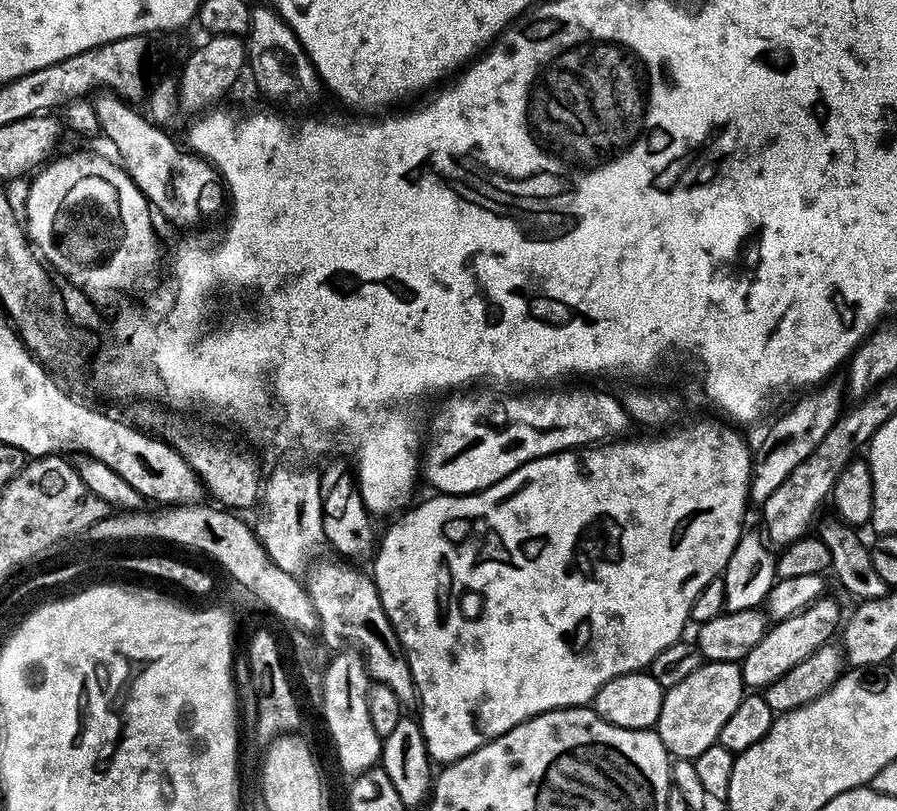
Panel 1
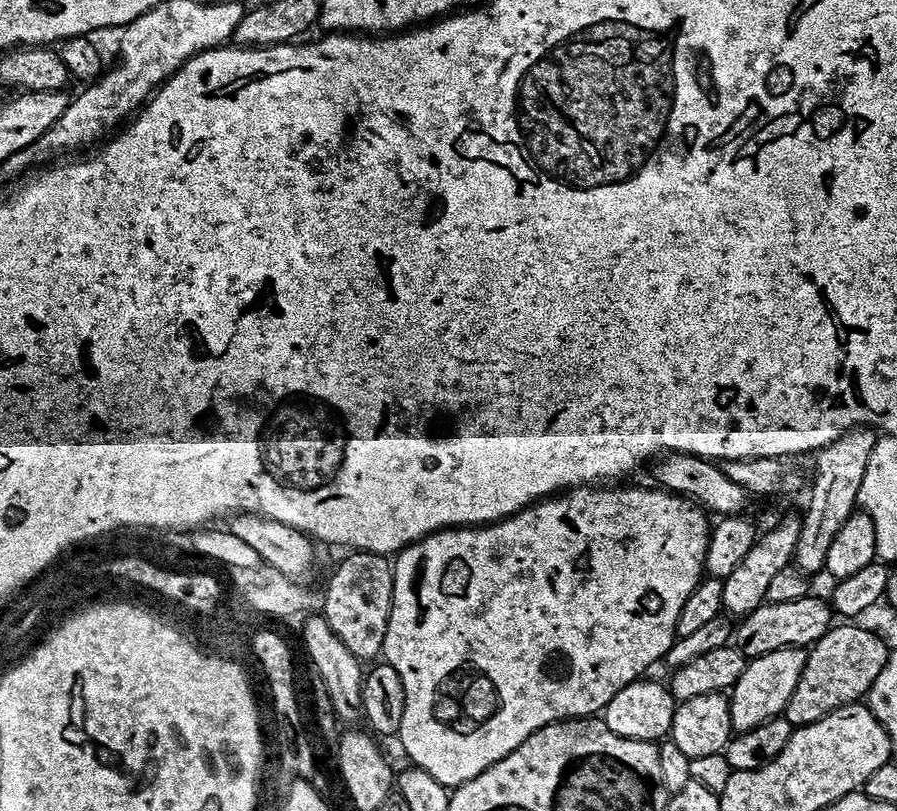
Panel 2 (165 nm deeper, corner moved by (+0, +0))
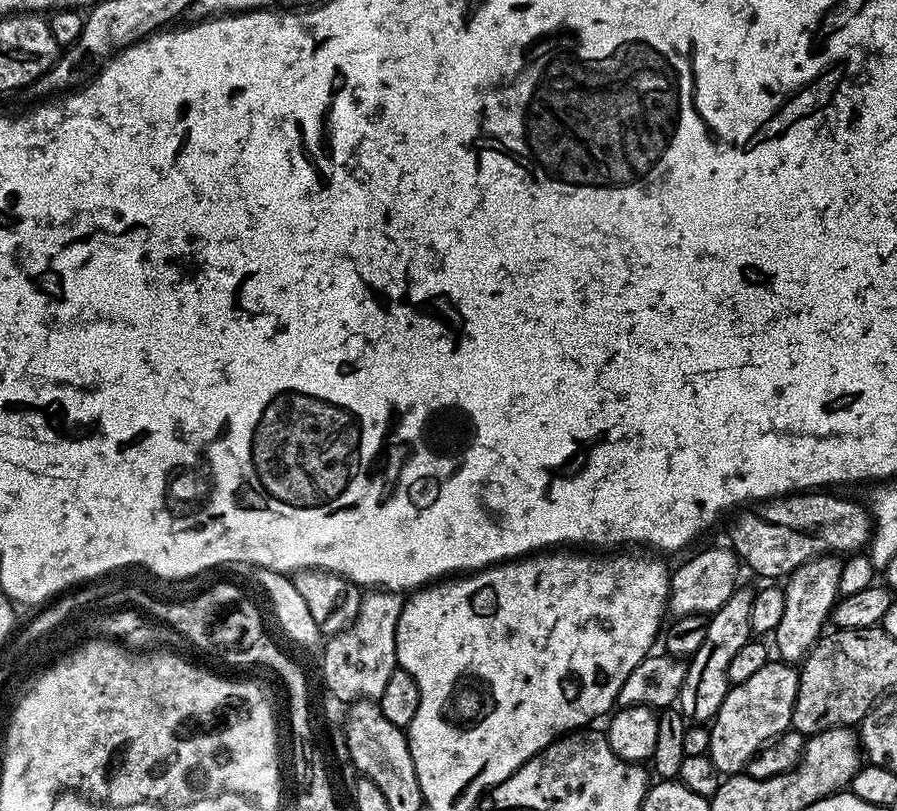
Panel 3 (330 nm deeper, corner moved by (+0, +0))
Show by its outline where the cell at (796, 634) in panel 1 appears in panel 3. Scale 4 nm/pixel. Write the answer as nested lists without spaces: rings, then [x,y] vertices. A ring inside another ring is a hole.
[[[769,662],[746,682],[729,687],[716,719],[711,721],[706,753],[721,774],[743,773],[756,752],[789,731],[799,685],[800,673],[793,665]]]

